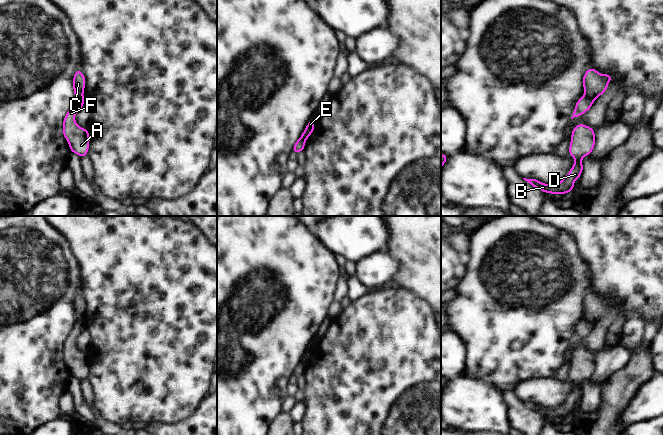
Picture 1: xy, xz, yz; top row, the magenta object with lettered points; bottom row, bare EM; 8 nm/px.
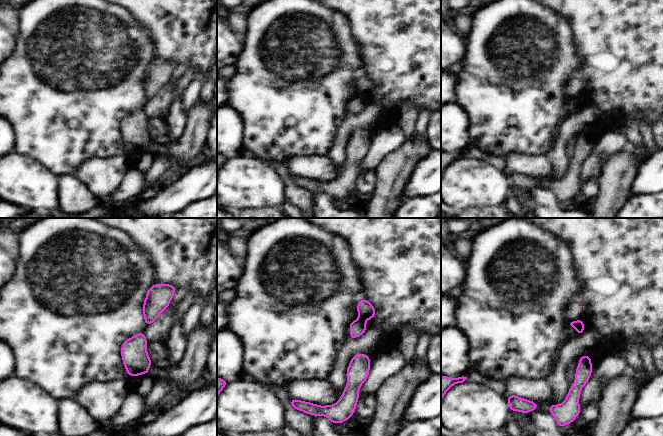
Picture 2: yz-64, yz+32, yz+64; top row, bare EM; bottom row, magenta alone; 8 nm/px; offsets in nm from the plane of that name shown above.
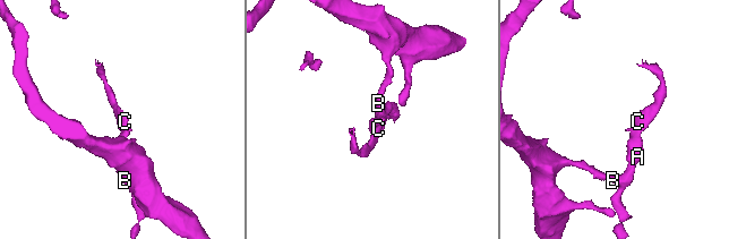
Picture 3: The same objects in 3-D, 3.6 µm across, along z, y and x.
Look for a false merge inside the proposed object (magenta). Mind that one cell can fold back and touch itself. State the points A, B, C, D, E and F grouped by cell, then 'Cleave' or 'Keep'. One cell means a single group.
Groups: A B D E F / C. Cleave.

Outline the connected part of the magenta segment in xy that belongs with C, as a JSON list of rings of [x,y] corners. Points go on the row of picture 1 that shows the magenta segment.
[[[80,69],[76,70],[73,77],[73,90],[75,98],[83,95],[86,79]]]

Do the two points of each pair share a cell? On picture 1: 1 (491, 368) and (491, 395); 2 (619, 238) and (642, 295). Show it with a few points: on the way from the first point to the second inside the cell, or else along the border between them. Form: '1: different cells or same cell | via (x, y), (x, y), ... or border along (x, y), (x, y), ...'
1: different cells | border along (469, 376), (491, 384), (501, 392)
2: same cell | via (633, 252), (642, 261), (642, 281)

